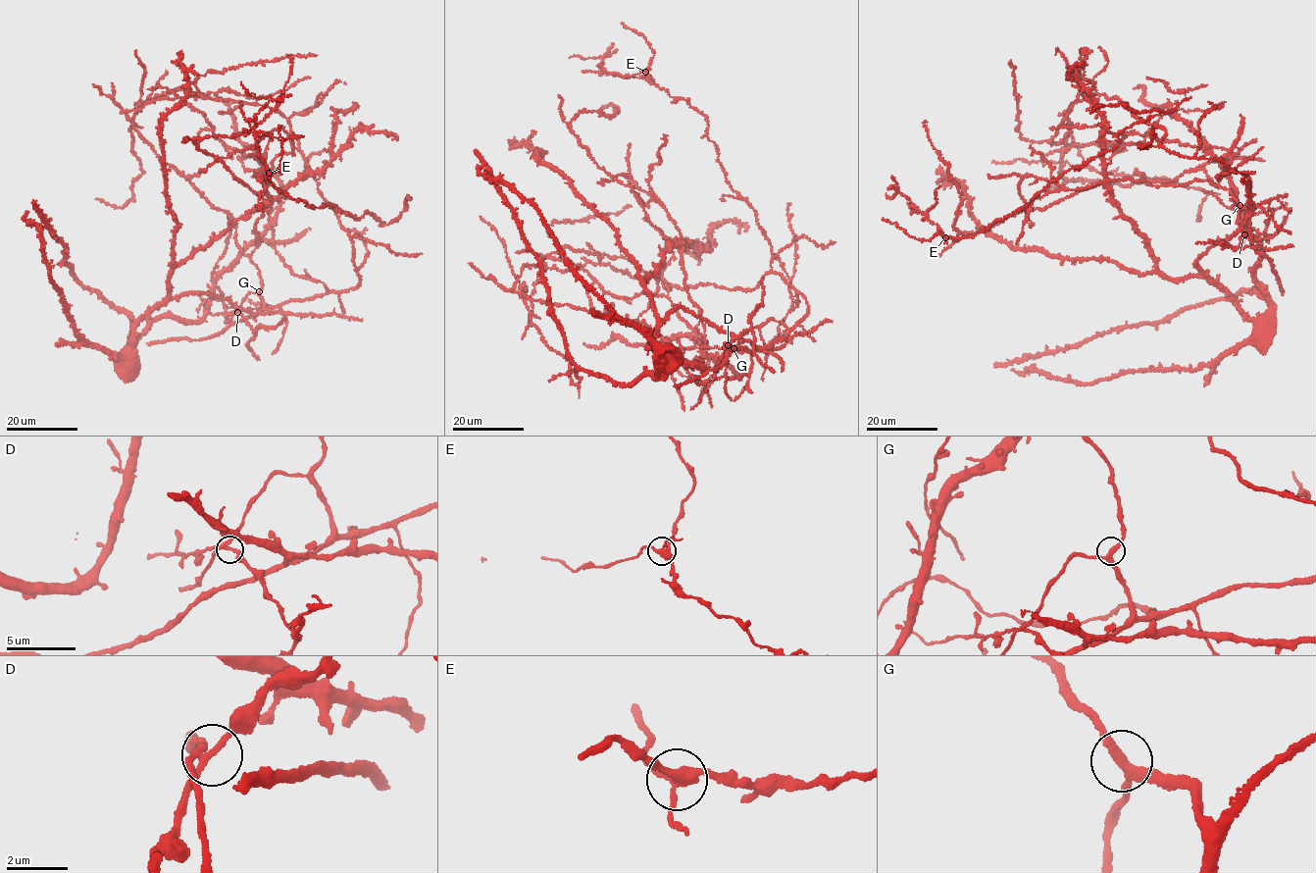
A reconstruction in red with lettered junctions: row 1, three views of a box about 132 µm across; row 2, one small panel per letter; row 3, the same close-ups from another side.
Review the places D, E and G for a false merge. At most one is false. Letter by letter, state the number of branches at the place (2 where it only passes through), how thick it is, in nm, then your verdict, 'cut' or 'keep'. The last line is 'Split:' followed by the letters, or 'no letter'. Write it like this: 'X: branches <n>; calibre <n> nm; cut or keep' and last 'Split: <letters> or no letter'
D: branches 4; calibre 240 nm; keep
E: branches 4; calibre 320 nm; cut
G: branches 3; calibre 280 nm; keep
Split: E

